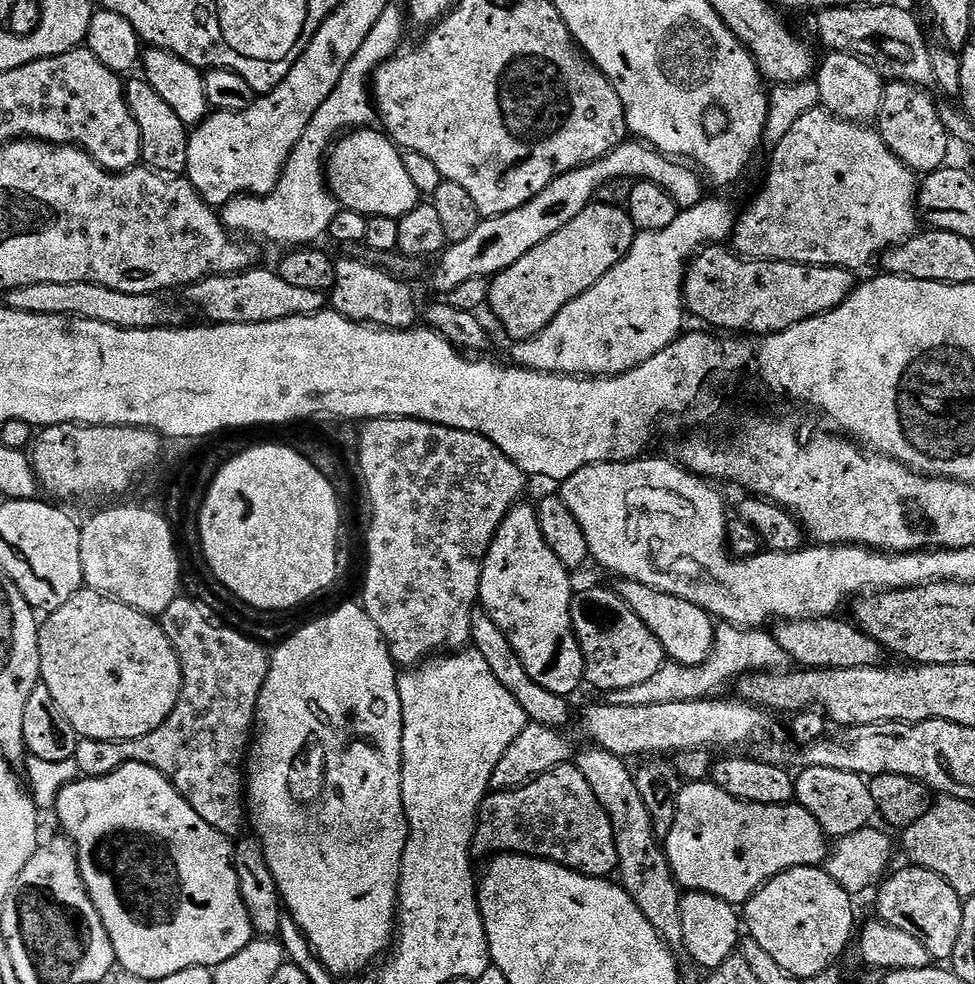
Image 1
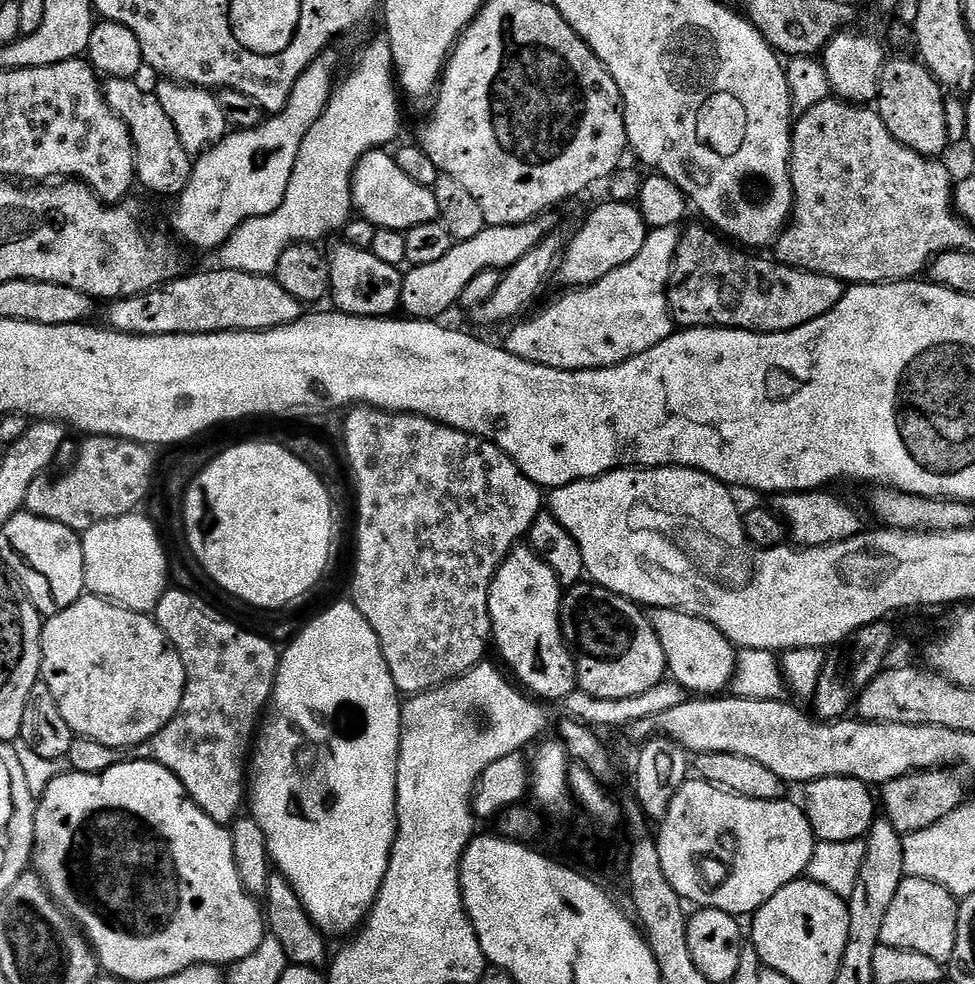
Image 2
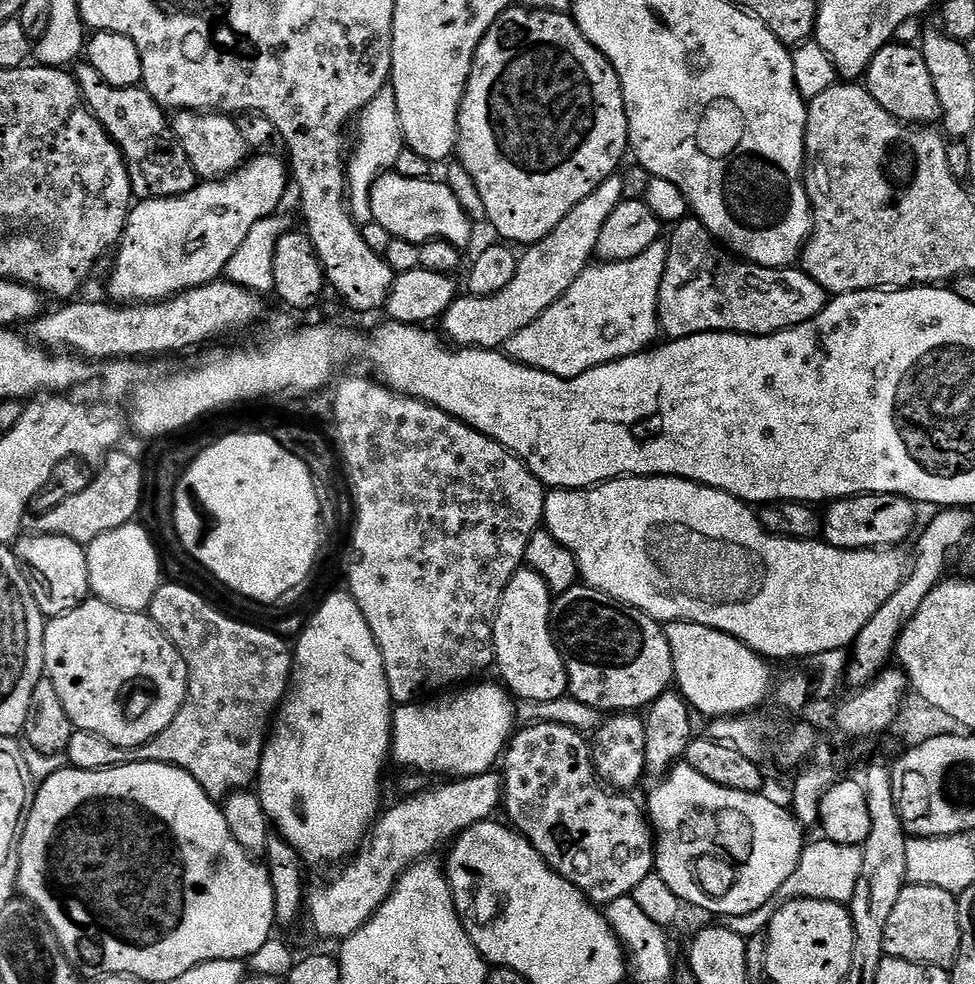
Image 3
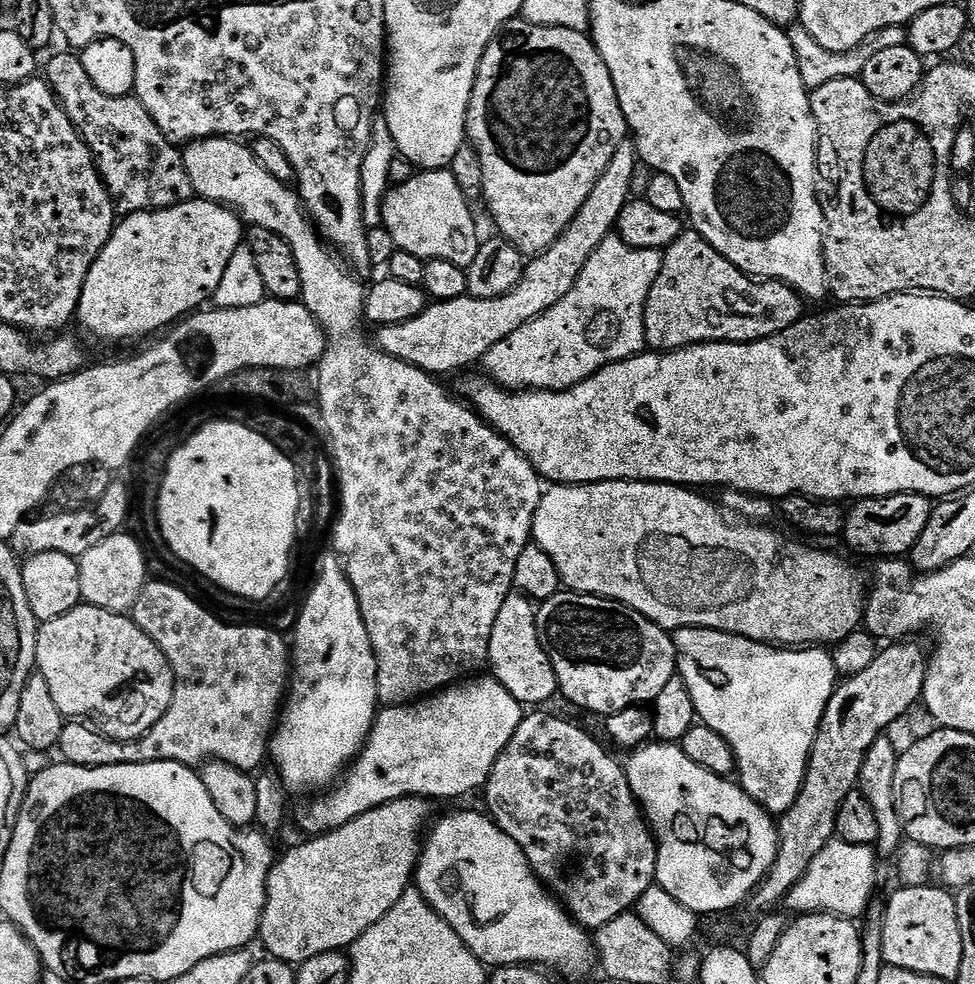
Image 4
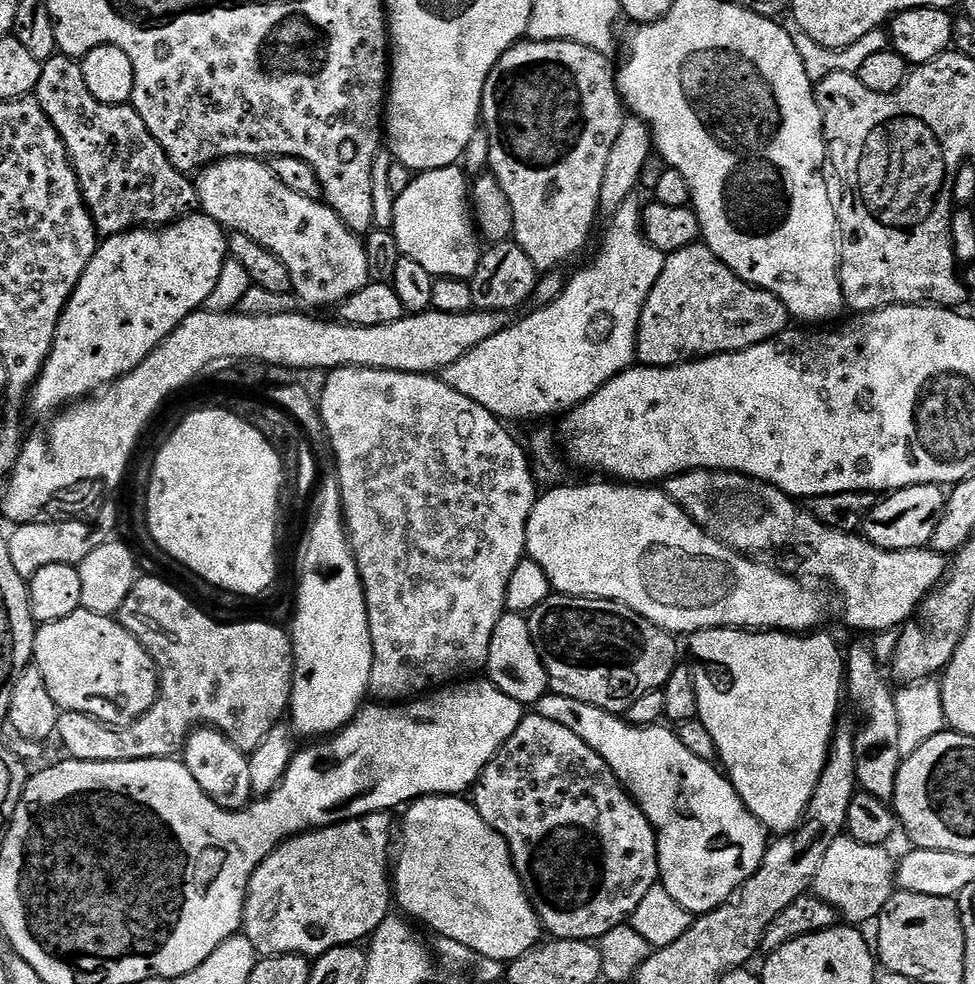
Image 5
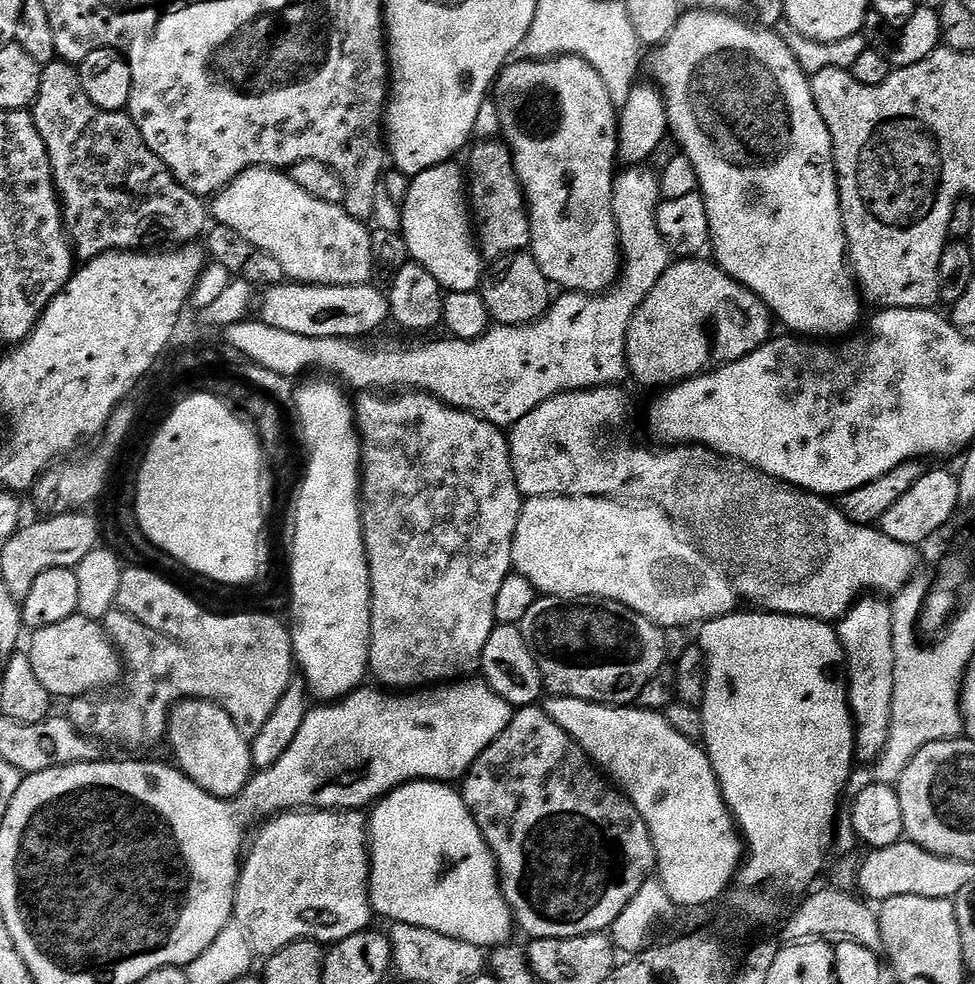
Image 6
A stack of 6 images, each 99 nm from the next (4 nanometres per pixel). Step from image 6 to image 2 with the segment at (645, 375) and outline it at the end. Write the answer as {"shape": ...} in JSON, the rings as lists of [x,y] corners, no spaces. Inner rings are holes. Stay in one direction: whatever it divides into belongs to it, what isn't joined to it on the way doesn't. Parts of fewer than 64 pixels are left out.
{"shape":[[[703,223],[690,224],[681,231],[668,283],[668,309],[681,329],[741,328],[747,332],[789,332],[806,322],[814,322],[814,318],[822,318],[822,314],[834,310],[834,306],[842,302],[846,291],[844,281],[806,272],[803,268],[787,268],[785,264],[771,259],[759,260],[756,257],[759,255],[737,250],[731,243],[725,242],[711,227]]]}

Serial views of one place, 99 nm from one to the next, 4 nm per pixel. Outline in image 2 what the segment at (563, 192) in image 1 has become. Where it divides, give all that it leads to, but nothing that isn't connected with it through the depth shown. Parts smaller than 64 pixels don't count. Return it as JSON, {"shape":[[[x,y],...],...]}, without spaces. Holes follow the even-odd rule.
{"shape":[[[545,214],[528,221],[527,224],[511,224],[510,226],[485,226],[482,234],[475,238],[466,238],[453,243],[452,248],[443,258],[435,262],[426,262],[426,266],[412,266],[403,273],[404,285],[400,303],[403,311],[414,320],[441,319],[443,312],[448,312],[459,305],[462,290],[466,290],[466,282],[472,281],[474,274],[482,274],[482,270],[513,268],[533,248],[542,243],[545,236],[555,233],[556,220],[552,214]]]}

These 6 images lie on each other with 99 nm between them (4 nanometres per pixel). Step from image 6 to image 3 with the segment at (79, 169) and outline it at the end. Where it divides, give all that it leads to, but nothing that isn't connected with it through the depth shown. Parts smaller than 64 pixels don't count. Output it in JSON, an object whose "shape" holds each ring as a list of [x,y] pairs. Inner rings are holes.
{"shape":[[[87,62],[75,65],[74,75],[84,96],[84,103],[119,147],[128,167],[133,197],[140,200],[164,200],[167,196],[181,196],[198,183],[196,172],[190,166],[182,146],[172,133],[165,109],[150,98],[142,86],[119,88],[110,86]]]}

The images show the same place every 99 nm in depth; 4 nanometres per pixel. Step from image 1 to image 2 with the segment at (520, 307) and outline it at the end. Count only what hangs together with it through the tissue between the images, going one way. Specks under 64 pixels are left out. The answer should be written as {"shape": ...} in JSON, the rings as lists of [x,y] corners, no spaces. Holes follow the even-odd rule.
{"shape":[[[598,204],[591,209],[588,221],[576,232],[572,241],[567,241],[566,256],[568,252],[568,280],[572,286],[587,286],[606,278],[614,270],[626,266],[642,250],[650,231],[648,224],[642,218],[639,207],[636,204]]]}

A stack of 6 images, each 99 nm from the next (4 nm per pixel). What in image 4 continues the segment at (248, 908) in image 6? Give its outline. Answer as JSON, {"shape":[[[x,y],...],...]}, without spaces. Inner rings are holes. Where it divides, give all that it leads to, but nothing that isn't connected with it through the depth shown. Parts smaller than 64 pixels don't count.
{"shape":[[[422,796],[398,798],[394,802],[386,802],[374,810],[370,810],[366,814],[354,818],[350,822],[346,822],[346,826],[342,826],[338,830],[325,832],[322,836],[314,836],[305,839],[305,844],[300,844],[297,848],[290,849],[281,860],[279,857],[272,865],[271,874],[268,875],[268,897],[266,898],[264,913],[260,919],[258,940],[259,943],[264,943],[264,948],[268,951],[265,953],[267,953],[271,959],[281,960],[293,966],[299,966],[305,964],[306,961],[310,958],[314,958],[318,954],[351,949],[352,943],[362,934],[366,934],[366,930],[370,930],[370,926],[374,926],[374,922],[381,920],[390,910],[394,910],[394,902],[398,902],[398,898],[402,898],[402,894],[409,891],[410,885],[414,880],[416,864],[420,861],[422,837],[425,835],[430,821],[433,819],[431,807],[433,808],[433,805]]]}

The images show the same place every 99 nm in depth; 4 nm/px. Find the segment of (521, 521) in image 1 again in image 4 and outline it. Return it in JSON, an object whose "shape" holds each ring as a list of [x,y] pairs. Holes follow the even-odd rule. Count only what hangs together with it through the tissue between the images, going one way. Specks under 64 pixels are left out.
{"shape":[[[513,594],[502,602],[502,610],[498,610],[498,618],[494,618],[494,630],[490,634],[488,647],[488,664],[492,668],[491,675],[522,706],[544,706],[544,703],[558,692],[556,675],[552,660],[540,641],[536,625],[537,605],[523,594]]]}

